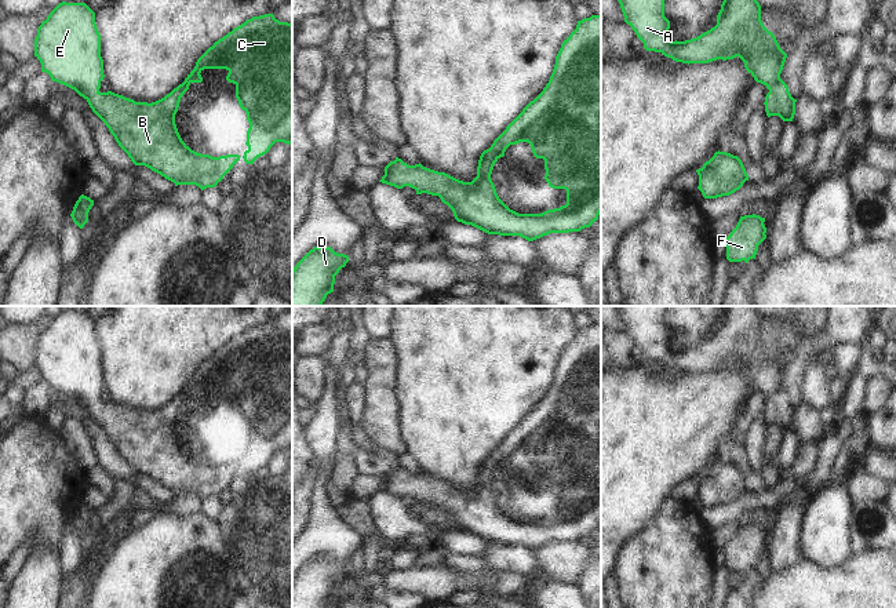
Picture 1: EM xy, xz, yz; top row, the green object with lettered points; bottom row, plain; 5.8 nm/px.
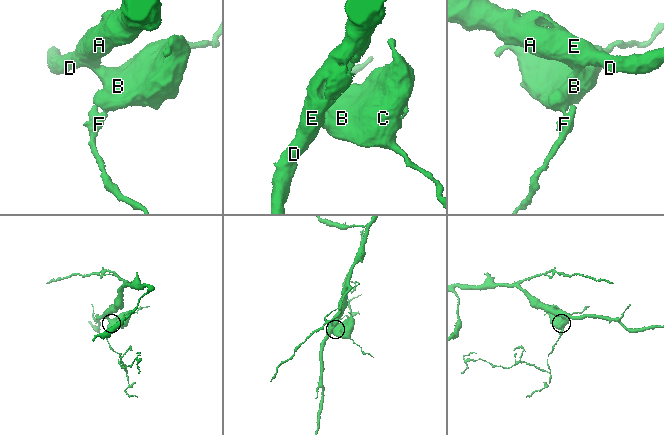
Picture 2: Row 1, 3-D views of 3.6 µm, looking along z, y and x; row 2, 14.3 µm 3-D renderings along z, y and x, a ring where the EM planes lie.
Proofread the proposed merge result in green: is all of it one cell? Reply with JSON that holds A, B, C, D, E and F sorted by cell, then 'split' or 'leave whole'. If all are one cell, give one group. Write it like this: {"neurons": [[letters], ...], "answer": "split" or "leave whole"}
{"neurons": [["A", "B", "C", "D", "E", "F"]], "answer": "leave whole"}

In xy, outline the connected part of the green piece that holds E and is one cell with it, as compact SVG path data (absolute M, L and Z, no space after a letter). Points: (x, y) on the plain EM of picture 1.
M59 312L37 338L34 347L34 365L41 372L41 381L50 383L52 390L63 393L74 398L83 405L92 420L105 432L119 455L128 463L135 474L145 474L160 483L165 488L178 494L196 494L201 499L215 496L223 485L241 467L238 463L226 463L212 466L192 459L181 447L175 423L179 416L181 407L189 398L192 392L201 392L201 381L204 378L226 378L229 382L226 389L236 394L236 407L240 416L247 422L250 437L247 440L248 458L244 460L244 470L254 470L266 463L276 451L292 452L292 332L280 331L273 323L265 323L247 328L234 336L226 345L219 347L210 356L196 371L194 378L187 383L185 390L174 397L164 407L147 412L135 411L134 408L114 403L112 400L101 401L101 390L103 389L103 368L101 365L101 343L95 332L95 321L85 312Z

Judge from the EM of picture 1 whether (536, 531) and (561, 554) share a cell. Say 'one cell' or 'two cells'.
two cells

